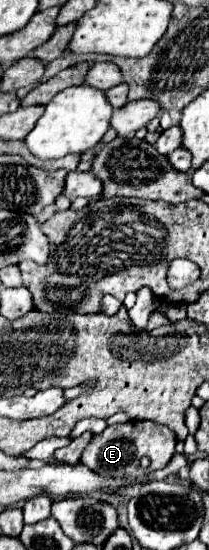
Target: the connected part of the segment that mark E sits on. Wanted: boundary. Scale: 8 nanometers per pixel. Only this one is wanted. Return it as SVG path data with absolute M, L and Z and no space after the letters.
M129 421L125 425L109 425L103 433L93 435L81 455L81 463L103 477L137 477L137 461L149 457L149 471L163 469L175 455L175 433L153 421Z

